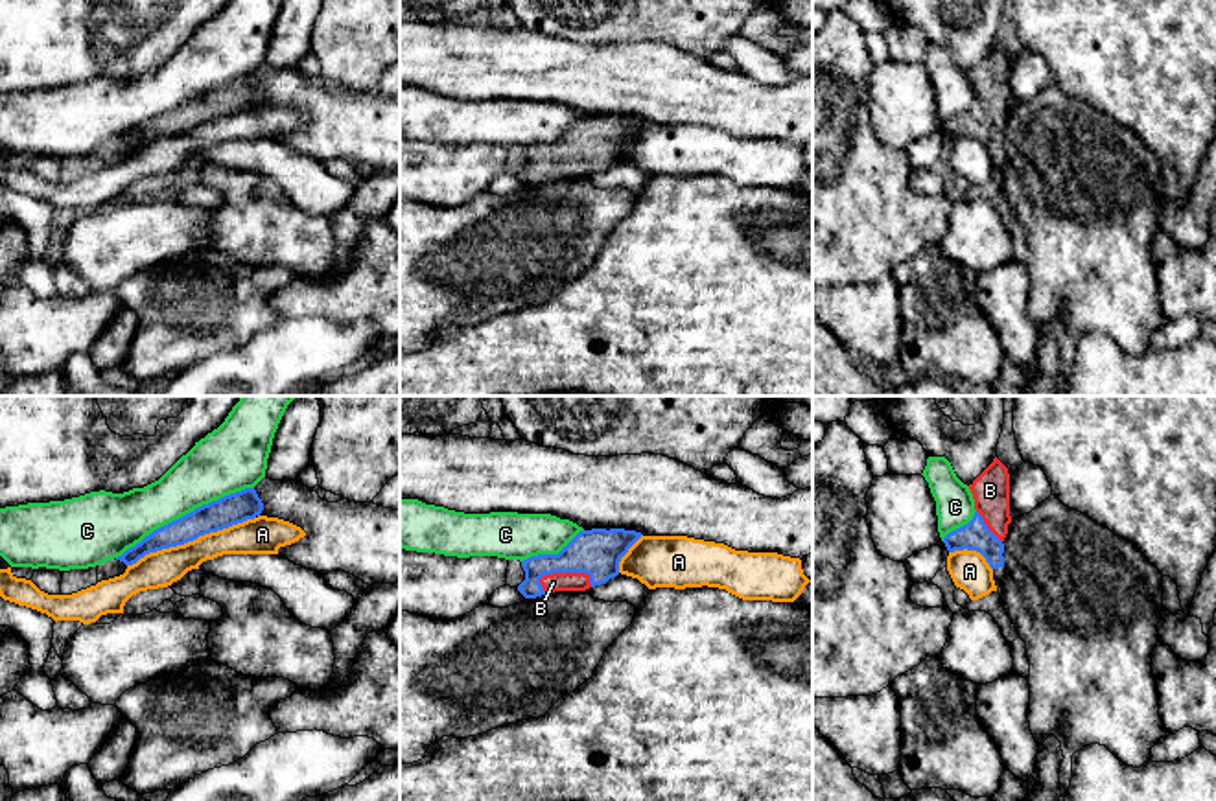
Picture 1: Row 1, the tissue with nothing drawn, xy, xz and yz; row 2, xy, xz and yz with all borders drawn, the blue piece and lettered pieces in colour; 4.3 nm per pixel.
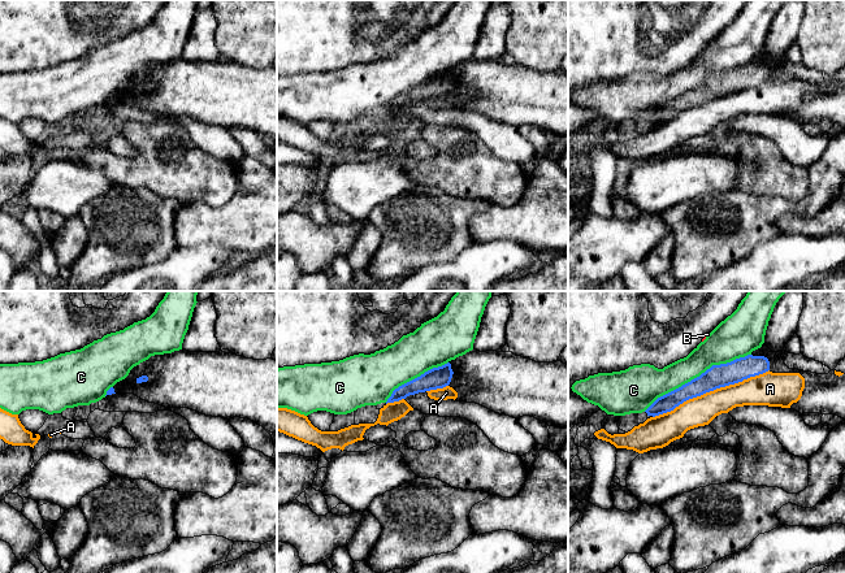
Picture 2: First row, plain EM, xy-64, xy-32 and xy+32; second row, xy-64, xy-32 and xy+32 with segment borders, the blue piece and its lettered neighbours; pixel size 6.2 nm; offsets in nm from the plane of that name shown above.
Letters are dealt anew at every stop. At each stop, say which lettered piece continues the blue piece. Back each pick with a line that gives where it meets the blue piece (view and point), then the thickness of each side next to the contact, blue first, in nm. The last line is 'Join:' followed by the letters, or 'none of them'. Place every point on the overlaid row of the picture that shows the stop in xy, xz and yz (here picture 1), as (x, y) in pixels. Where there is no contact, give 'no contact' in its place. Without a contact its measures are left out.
B: contact xz (568, 571); calibres 200 and 80 nm
Join: B

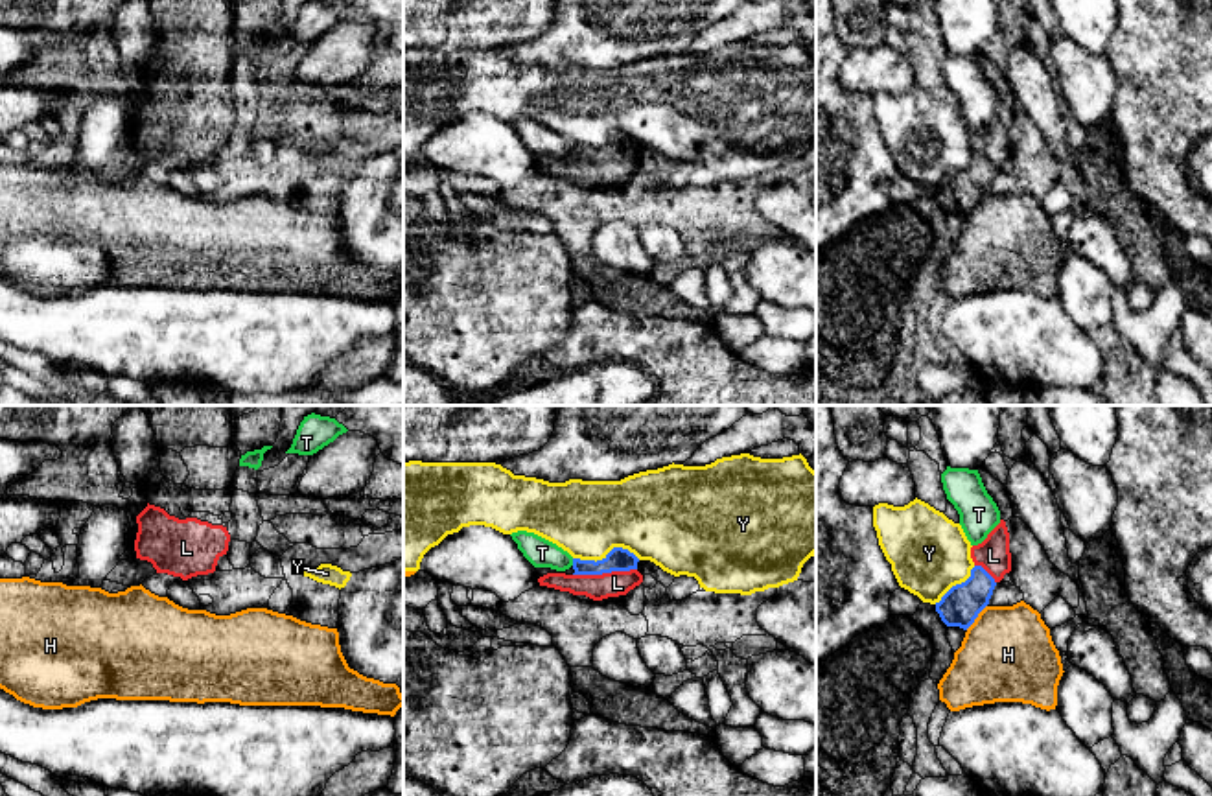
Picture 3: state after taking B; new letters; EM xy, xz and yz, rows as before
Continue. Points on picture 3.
L: contact xz (605, 572); calibres 100 and 110 nm
Join: L

